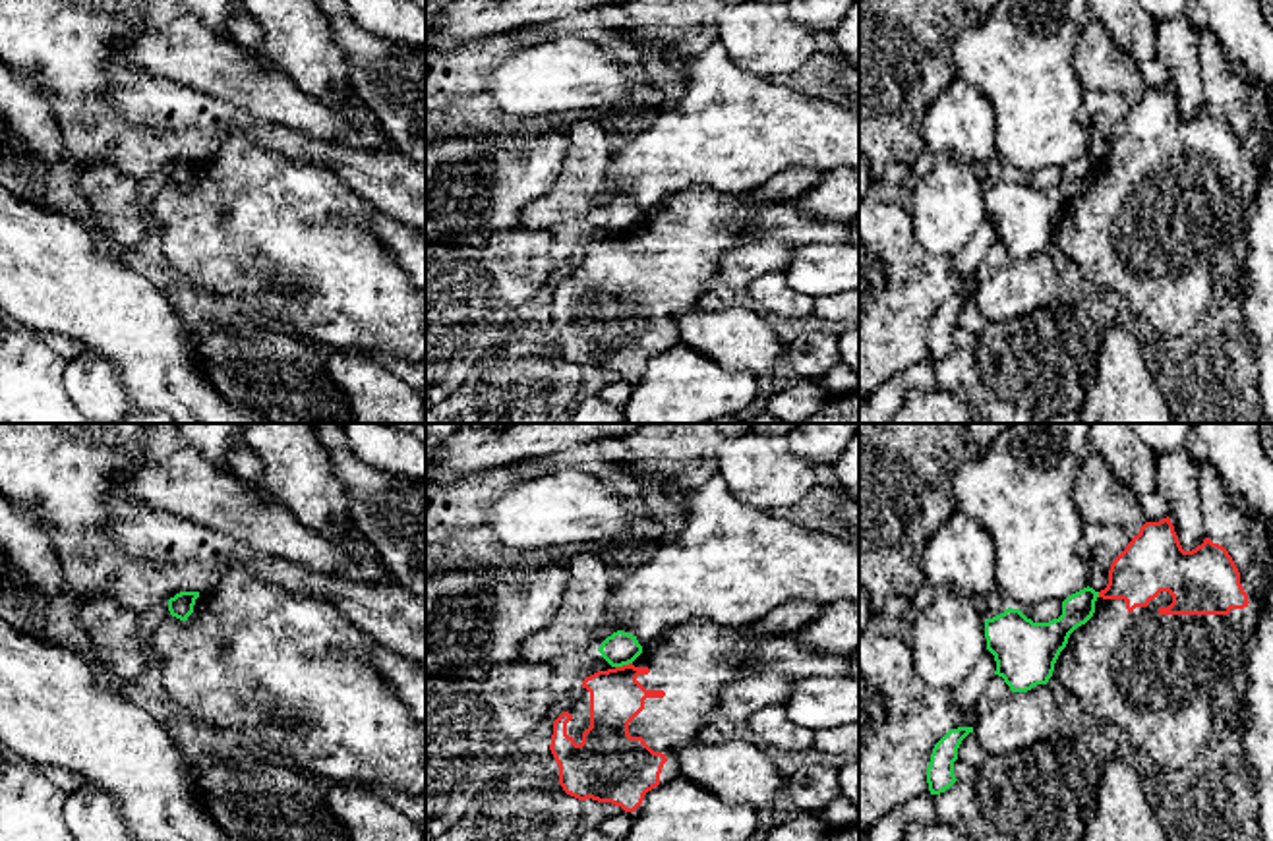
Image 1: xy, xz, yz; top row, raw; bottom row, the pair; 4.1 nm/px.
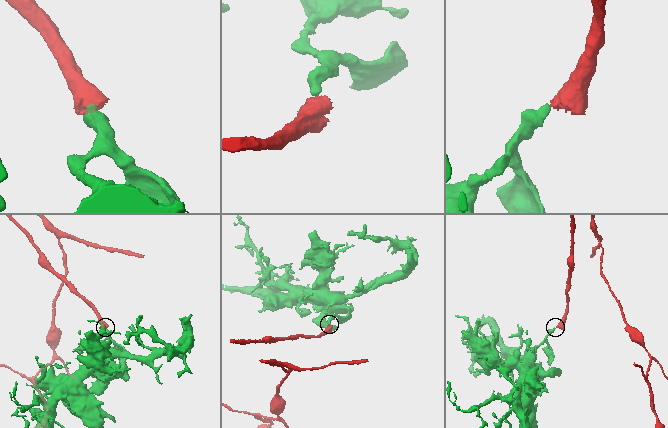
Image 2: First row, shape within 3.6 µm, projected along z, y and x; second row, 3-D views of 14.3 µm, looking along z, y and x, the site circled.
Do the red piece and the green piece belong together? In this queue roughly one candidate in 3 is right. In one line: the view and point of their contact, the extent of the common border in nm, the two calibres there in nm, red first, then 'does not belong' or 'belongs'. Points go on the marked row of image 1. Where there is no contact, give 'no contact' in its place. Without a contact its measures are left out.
xz (623, 666) | 80 nm | 220/140 nm | does not belong

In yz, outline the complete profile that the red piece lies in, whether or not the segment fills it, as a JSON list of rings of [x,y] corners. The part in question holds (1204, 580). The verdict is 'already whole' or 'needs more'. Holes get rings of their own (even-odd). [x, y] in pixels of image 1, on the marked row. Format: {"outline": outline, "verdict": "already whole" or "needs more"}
{"outline": [[[1170,518],[1145,522],[1112,561],[1109,584],[1099,592],[1093,617],[1078,626],[1060,652],[1052,677],[1076,696],[1089,727],[1116,725],[1159,769],[1182,769],[1209,740],[1217,713],[1217,684],[1240,665],[1240,624],[1230,613],[1248,607],[1248,594],[1229,551],[1203,539],[1184,551]]], "verdict": "needs more"}

